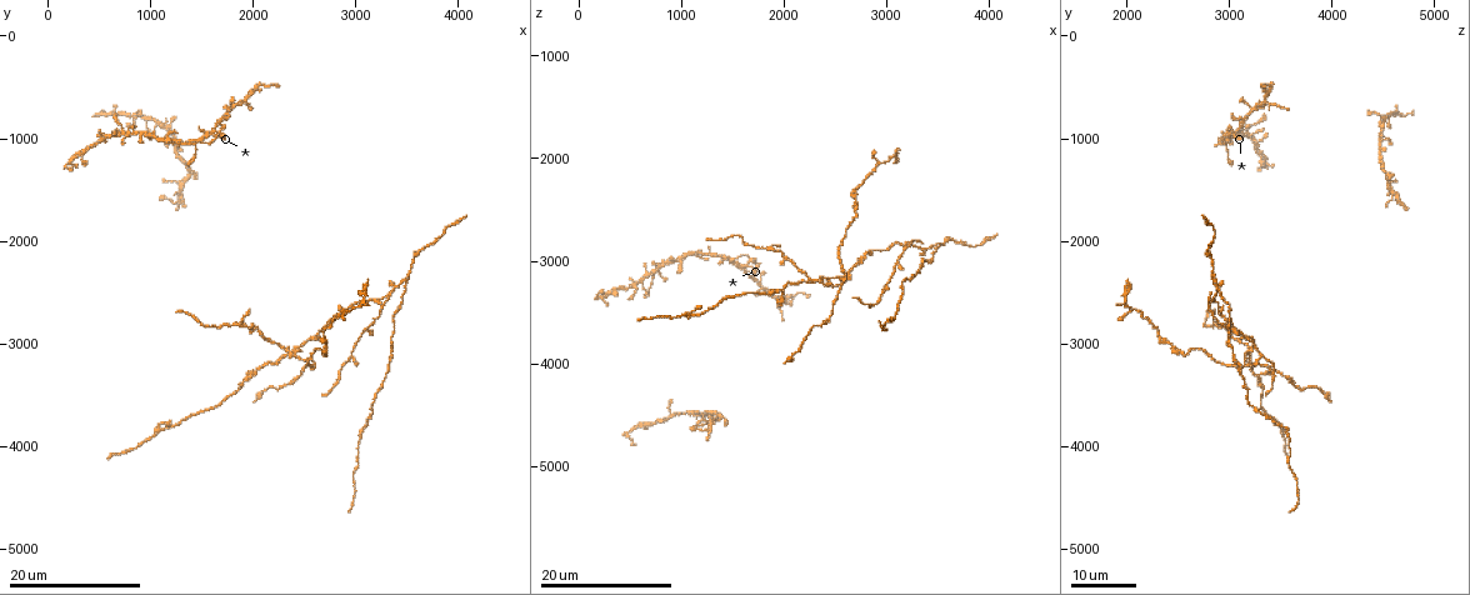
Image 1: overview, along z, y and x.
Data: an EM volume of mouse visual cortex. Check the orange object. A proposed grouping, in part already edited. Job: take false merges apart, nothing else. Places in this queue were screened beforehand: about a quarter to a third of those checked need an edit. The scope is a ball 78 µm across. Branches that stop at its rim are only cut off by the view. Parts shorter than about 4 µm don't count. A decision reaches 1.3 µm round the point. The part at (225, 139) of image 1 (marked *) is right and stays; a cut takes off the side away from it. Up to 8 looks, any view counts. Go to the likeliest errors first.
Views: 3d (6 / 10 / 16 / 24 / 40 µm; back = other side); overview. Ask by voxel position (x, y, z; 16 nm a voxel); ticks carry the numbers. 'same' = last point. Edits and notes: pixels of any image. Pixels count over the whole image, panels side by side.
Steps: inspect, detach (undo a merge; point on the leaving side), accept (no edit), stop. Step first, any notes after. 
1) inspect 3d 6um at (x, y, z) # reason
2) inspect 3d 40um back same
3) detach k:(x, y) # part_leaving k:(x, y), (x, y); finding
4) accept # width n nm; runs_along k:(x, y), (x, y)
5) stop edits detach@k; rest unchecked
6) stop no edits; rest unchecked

inspect 3d 16um at (3220, 2600, 2820) # four arms meet

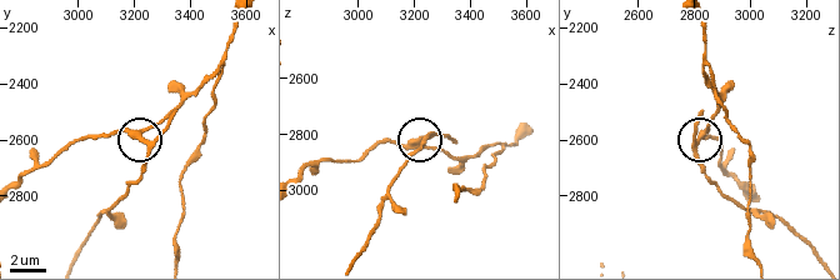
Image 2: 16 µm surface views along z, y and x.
inspect 3d 10um at (3220, 2580, 2820)

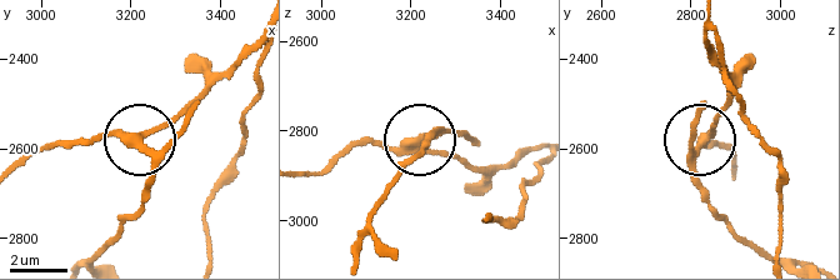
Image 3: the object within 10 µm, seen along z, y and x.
inspect 3d 10um back at (3225, 2575, 2835)

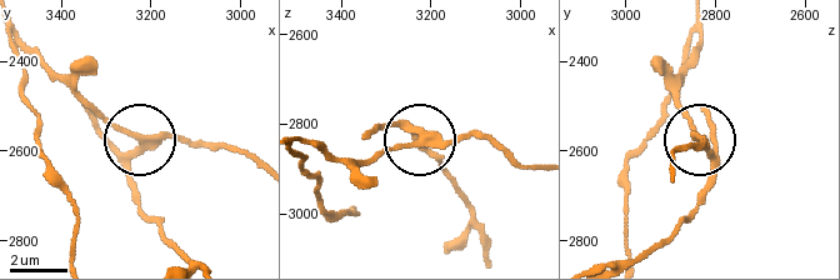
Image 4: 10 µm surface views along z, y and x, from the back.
detach 4:(106, 139) # two neurons meet here

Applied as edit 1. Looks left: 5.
inspect overview

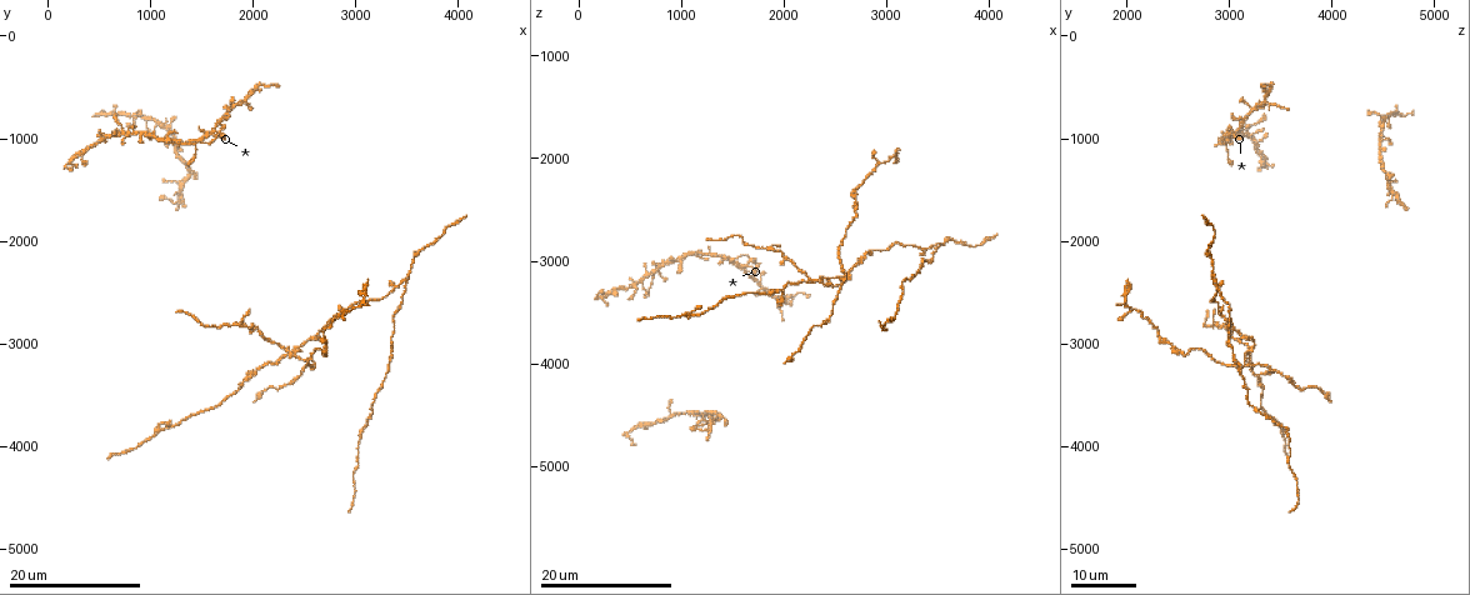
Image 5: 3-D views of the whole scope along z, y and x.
inspect 3d 16um at (1420, 1080, 2980) # a fork

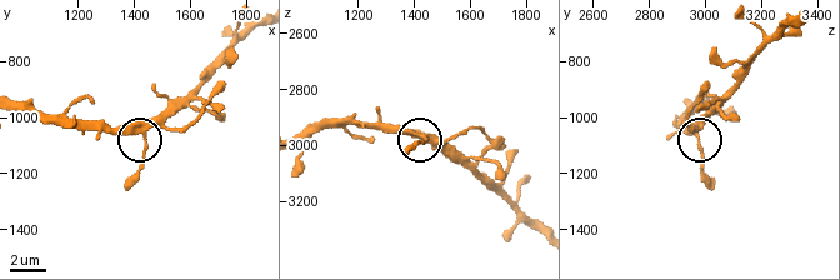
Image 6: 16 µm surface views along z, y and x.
inspect 3d 6um at (1420, 1060, 2970)

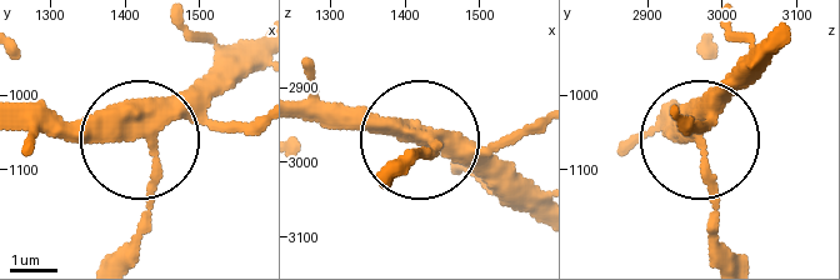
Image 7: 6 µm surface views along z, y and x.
accept # width 280 nm; runs_along 7:(529, 189), (493, 185), (398, 129), (301, 118); one neuron here

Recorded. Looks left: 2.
inspect 3d 24um at (1280, 1500, 4580) # four-way junction

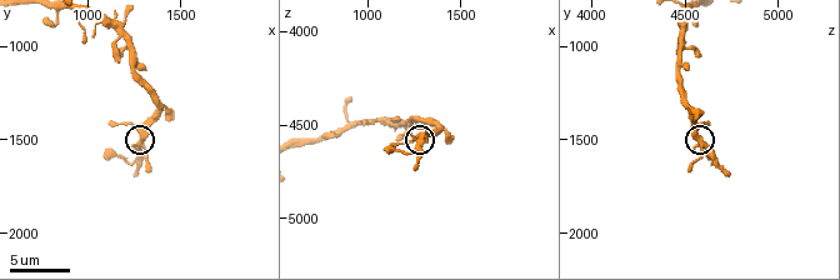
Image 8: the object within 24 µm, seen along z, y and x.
inspect 3d 10um at (1300, 1520, 4600)

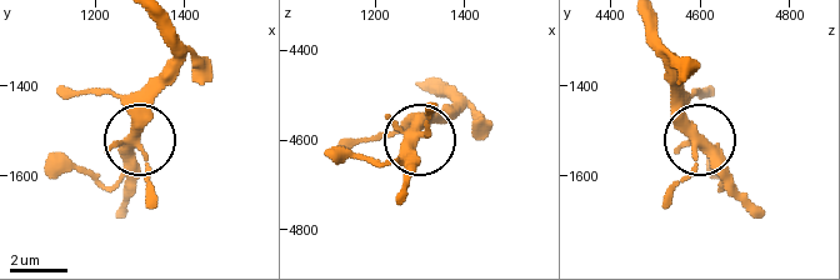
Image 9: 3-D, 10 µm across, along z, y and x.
accept # one neuron here

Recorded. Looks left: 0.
stop edits detach@4; rest unchecked

